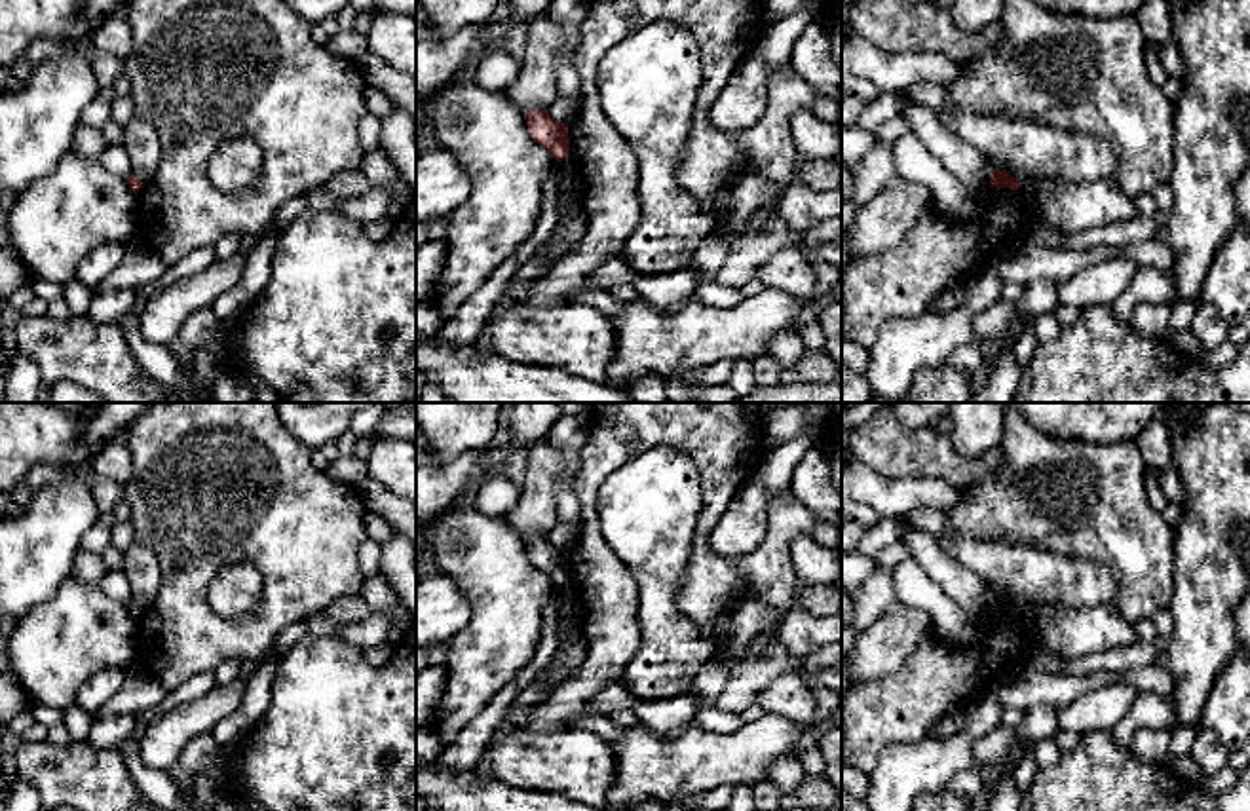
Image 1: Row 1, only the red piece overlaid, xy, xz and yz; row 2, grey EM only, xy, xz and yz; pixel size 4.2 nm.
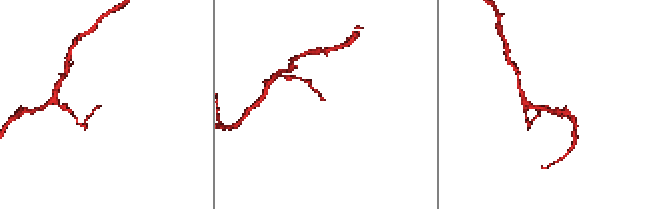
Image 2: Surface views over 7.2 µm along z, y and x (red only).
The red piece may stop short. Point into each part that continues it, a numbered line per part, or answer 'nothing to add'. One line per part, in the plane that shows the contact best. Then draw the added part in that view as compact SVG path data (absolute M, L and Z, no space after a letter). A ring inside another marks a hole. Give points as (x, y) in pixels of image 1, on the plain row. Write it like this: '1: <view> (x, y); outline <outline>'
nothing to add

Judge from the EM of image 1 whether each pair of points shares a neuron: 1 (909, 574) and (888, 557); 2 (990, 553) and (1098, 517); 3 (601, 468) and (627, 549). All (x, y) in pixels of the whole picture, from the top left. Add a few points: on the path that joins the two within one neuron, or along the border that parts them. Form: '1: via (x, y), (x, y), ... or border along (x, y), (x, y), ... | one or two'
1: border along (910, 557), (905, 557), (891, 568) | two
2: border along (975, 538), (1030, 544), (1062, 555) | two
3: border along (643, 454), (620, 466), (601, 487), (599, 523) | two

